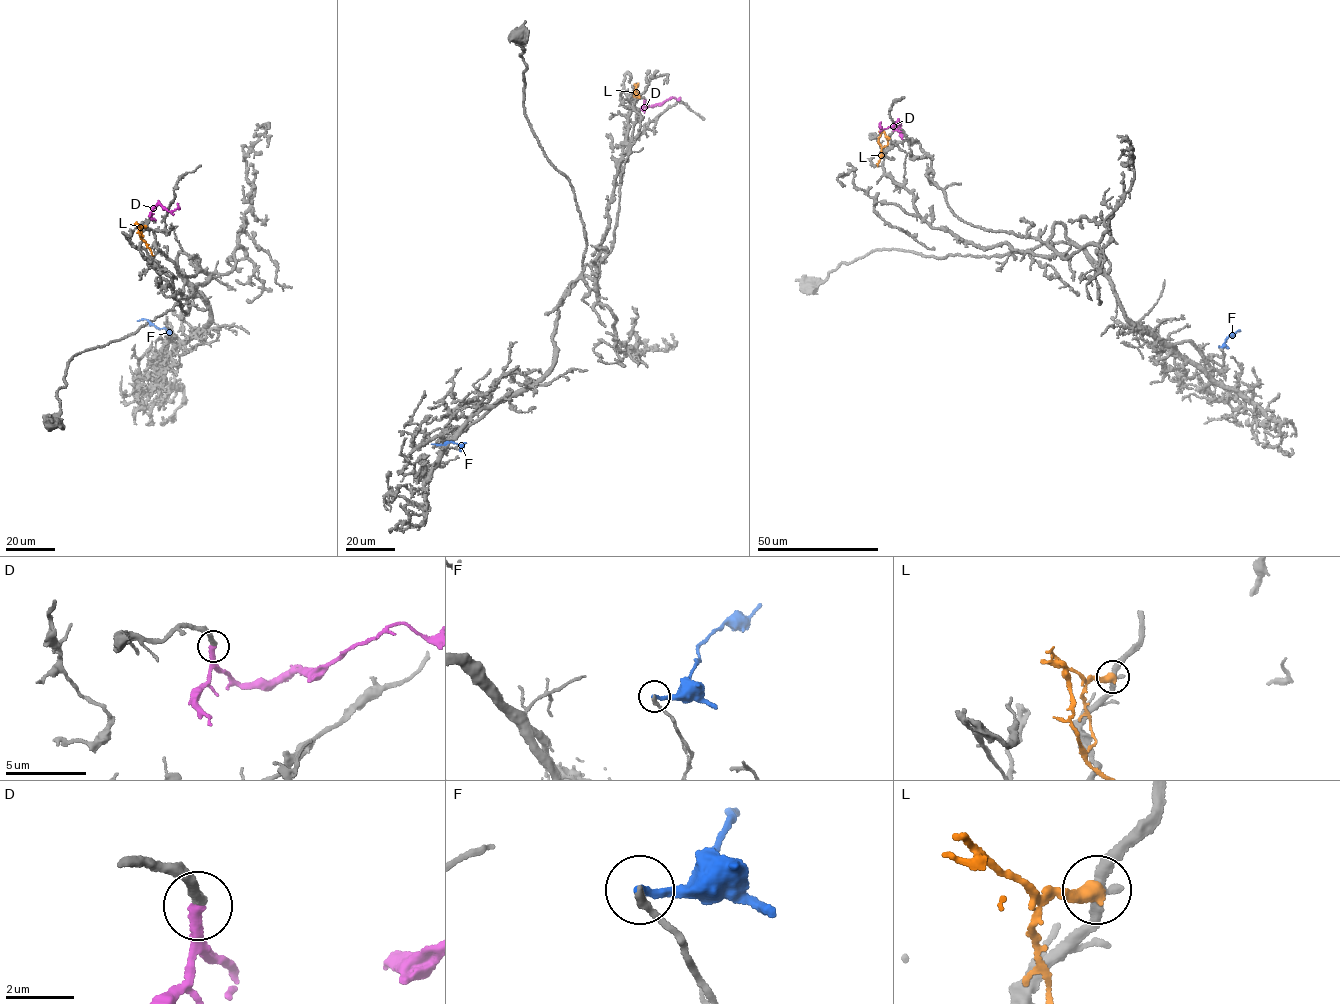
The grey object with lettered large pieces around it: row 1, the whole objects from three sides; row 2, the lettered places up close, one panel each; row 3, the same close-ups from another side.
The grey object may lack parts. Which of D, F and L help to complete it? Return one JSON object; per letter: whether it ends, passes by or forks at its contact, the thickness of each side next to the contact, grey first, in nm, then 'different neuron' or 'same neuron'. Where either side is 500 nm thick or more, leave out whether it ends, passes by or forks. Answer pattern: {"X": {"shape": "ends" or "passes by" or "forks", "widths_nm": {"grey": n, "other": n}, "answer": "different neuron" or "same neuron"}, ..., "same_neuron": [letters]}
{"D": {"shape": "ends", "widths_nm": {"grey": 260, "other": 320}, "answer": "same neuron"}, "F": {"shape": "ends", "widths_nm": {"grey": 260, "other": 220}, "answer": "different neuron"}, "L": {"shape": "ends", "widths_nm": {"grey": 280, "other": 480}, "answer": "different neuron"}, "same_neuron": ["D"]}

